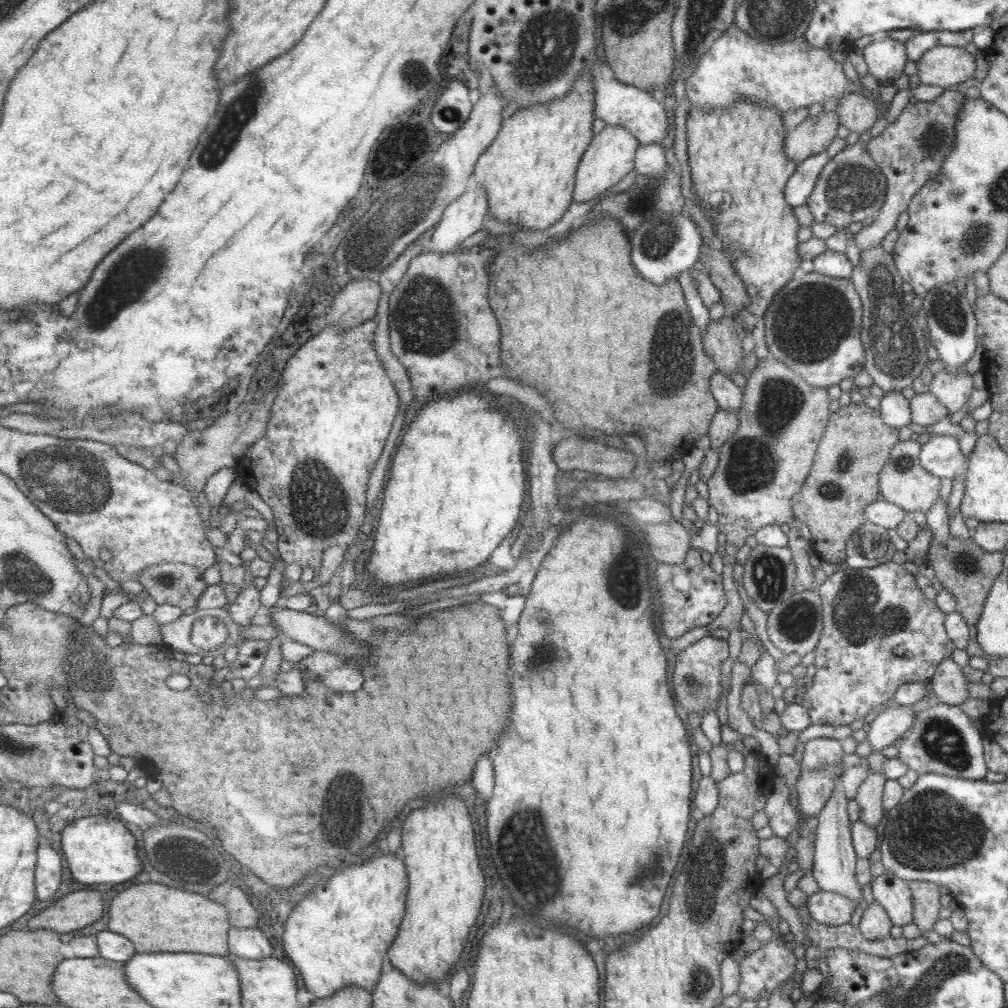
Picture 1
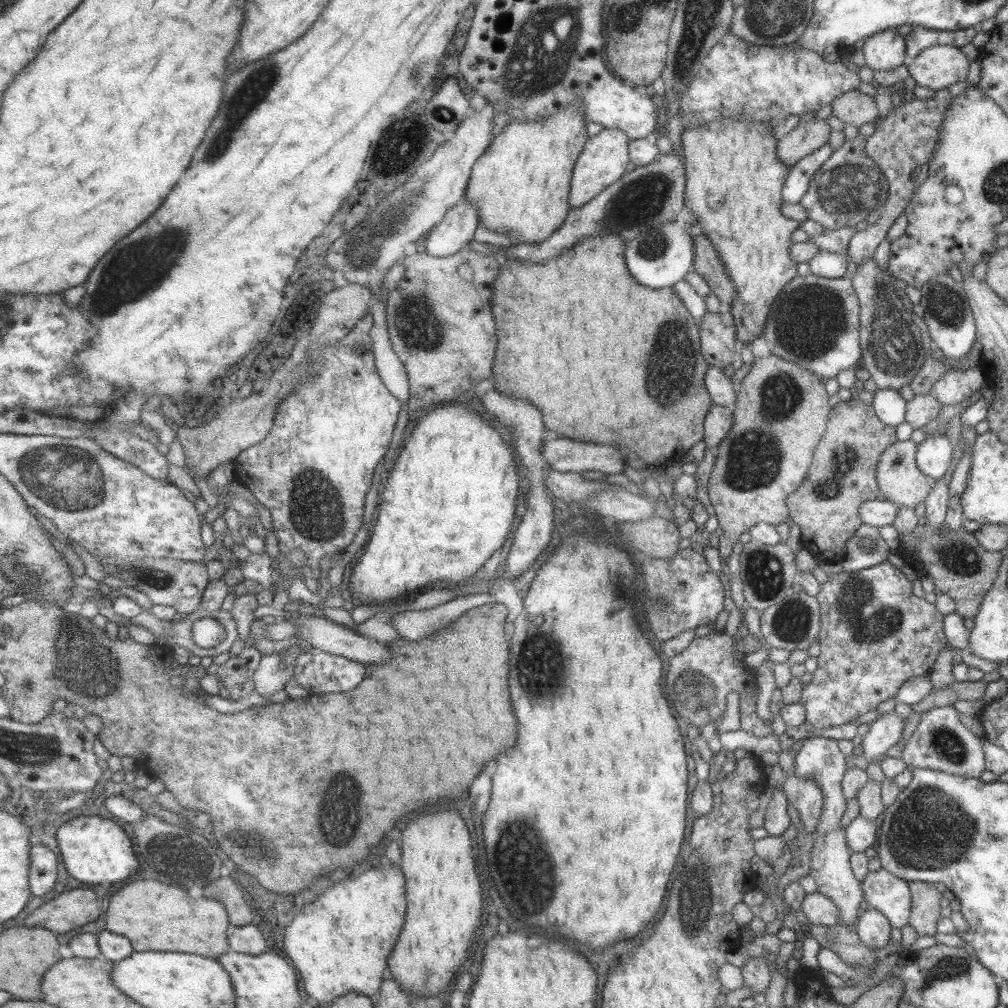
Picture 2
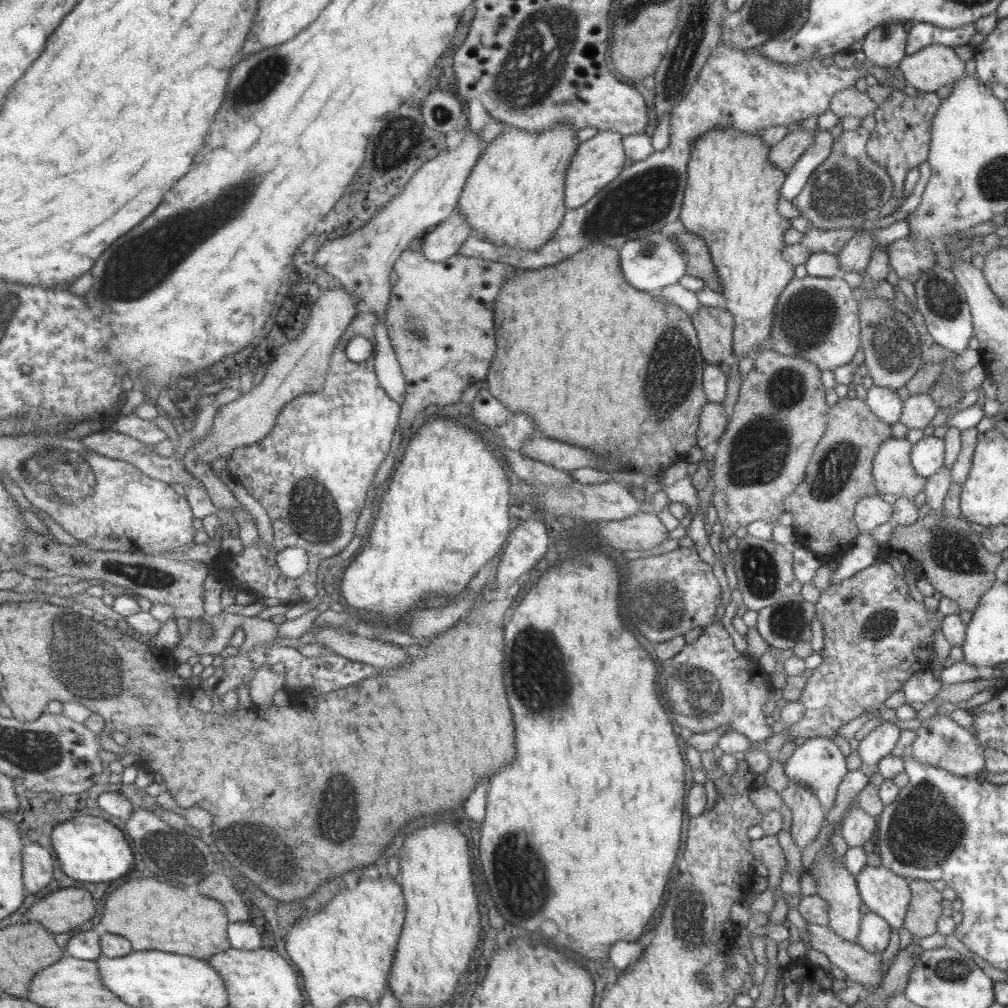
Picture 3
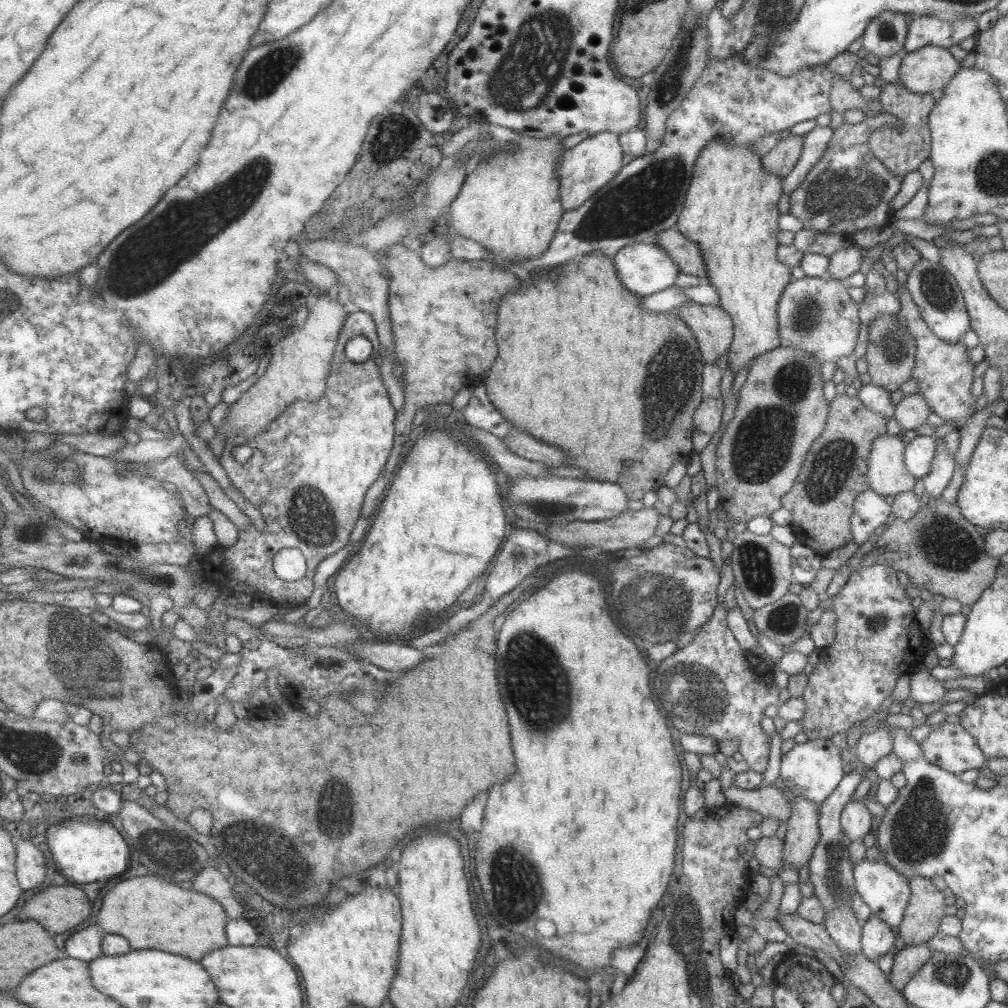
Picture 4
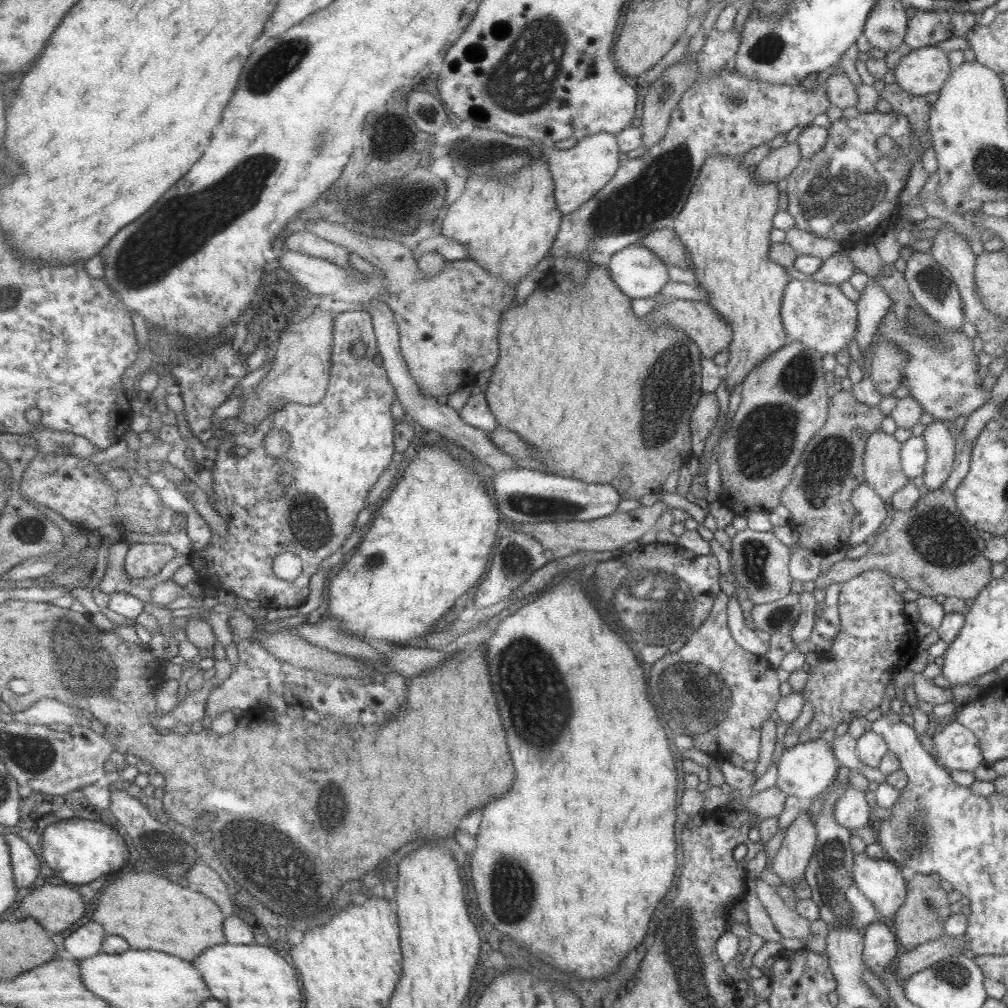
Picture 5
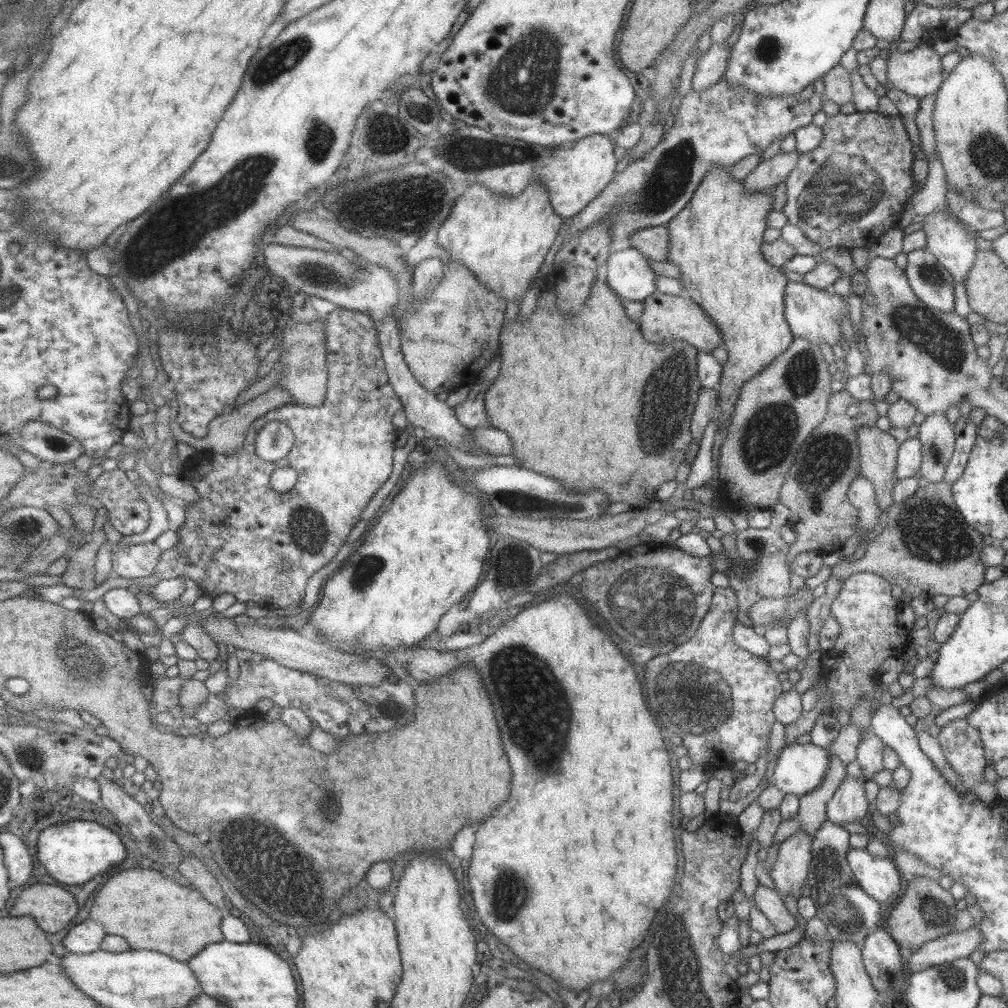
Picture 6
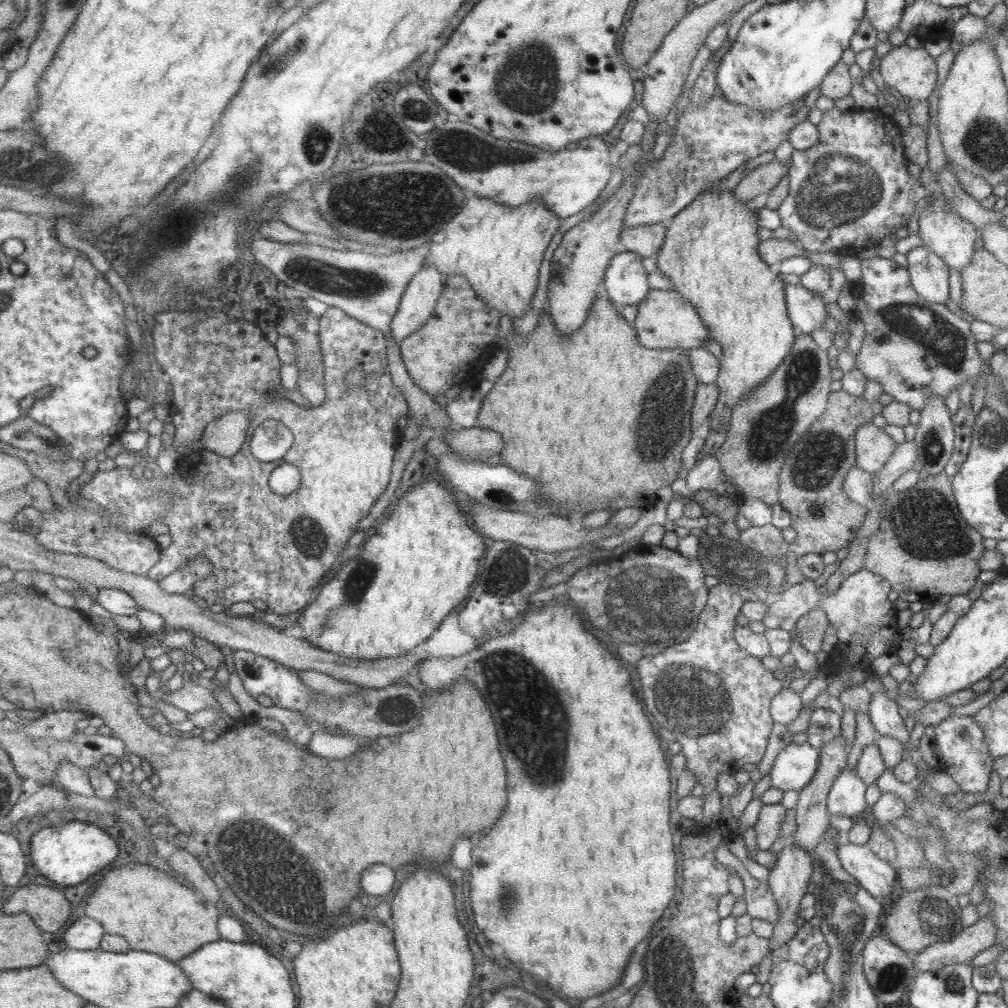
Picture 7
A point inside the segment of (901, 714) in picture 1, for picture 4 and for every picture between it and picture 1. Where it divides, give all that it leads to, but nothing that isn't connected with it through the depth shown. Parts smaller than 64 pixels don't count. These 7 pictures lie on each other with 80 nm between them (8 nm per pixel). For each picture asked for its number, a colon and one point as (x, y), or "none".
2: (883, 733)
3: (880, 741)
4: (871, 746)

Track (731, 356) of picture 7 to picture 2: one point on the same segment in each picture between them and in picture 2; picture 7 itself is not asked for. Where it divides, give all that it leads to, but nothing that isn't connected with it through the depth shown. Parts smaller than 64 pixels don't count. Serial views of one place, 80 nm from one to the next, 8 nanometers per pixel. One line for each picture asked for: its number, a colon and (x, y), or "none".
2: (733, 178)
3: (732, 190)
4: (730, 207)
5: (724, 225)
6: (714, 240)

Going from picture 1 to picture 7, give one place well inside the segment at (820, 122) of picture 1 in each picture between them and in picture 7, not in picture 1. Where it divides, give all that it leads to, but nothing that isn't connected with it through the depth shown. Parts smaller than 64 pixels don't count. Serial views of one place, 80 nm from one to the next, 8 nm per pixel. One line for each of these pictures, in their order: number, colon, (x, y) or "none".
2: (807, 137)
3: (783, 154)
4: (779, 161)
5: (778, 163)
6: (766, 175)
7: (764, 177)

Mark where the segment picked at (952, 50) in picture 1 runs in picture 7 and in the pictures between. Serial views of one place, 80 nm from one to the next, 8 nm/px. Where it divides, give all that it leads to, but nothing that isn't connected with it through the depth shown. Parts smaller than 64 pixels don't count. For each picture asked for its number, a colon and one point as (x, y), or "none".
2: (936, 67)
3: (933, 66)
4: (929, 68)
5: (923, 71)
6: (917, 72)
7: (911, 72)

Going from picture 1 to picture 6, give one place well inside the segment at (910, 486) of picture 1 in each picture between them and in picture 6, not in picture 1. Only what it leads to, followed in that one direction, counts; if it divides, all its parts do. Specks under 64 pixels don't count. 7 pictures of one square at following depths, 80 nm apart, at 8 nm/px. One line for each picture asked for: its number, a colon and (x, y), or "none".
2: (899, 481)
3: (892, 473)
4: (887, 476)
5: (882, 472)
6: (878, 450)

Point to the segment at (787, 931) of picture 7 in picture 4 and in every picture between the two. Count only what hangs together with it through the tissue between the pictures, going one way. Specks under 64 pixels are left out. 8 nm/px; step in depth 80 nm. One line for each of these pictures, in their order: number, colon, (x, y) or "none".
4: (802, 833)
5: (797, 847)
6: (788, 873)

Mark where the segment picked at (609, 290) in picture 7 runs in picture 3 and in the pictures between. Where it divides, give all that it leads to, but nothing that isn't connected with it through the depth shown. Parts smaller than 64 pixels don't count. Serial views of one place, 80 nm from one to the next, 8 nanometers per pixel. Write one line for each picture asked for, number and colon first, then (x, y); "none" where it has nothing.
3: (649, 264)
4: (642, 268)
5: (635, 270)
6: (628, 274)

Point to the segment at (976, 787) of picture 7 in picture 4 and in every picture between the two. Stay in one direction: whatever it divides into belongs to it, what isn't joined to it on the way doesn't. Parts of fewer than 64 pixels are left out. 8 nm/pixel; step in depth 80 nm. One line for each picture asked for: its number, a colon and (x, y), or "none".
4: (949, 746)
5: (956, 747)
6: (960, 743)

